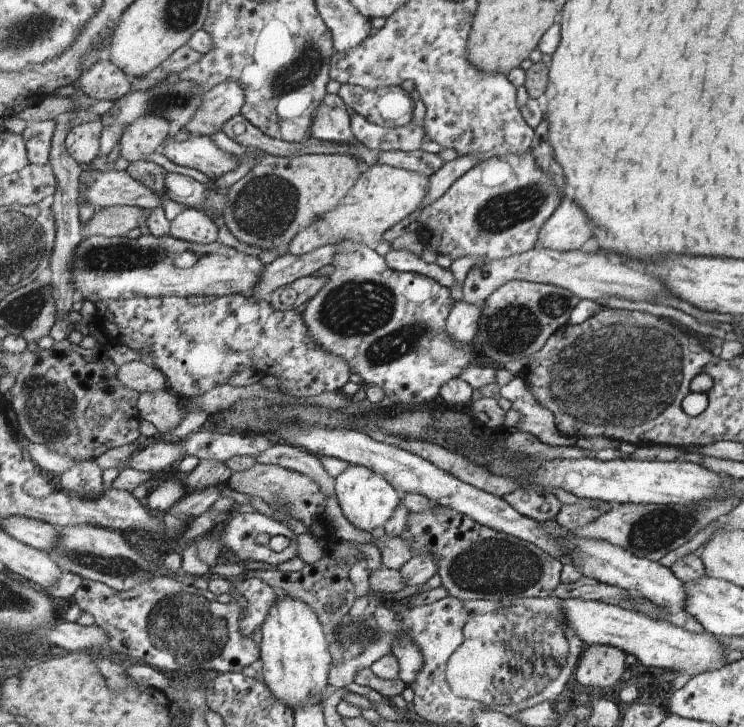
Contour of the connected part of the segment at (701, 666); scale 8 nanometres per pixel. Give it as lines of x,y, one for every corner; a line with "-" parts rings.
569,598
563,600
563,608
569,627
577,632
587,646
594,644
615,646
627,654
635,655
647,667
665,668
693,677
719,670
725,665
728,651
719,646
719,640
712,634
693,634
667,621
653,620
644,613
633,612
605,601

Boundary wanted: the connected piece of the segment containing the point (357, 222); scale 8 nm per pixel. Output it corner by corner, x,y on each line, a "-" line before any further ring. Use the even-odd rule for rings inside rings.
374,164
362,173
360,180
349,190
349,194
337,208
323,214
319,220
293,238
290,254
301,256
315,252
325,245
343,241
375,247
389,228
393,228
421,208
428,192
428,176
387,164

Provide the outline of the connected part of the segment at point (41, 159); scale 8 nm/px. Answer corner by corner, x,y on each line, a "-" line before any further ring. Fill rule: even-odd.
56,120
32,121
24,129
21,135
25,139
31,163
45,166
49,162
56,126

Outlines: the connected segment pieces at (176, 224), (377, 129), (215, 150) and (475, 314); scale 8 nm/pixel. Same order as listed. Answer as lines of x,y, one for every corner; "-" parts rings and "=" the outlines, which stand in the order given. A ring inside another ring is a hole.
187,207
170,225
170,236
193,243
211,244
219,240
219,228
205,211
=
356,113
352,116
352,129
355,138
377,151
423,151
423,145
429,140
425,122
421,120
403,127
384,127
=
174,135
170,137
171,140
169,140
169,144
161,148
161,153
175,164
201,171
211,182
214,182
224,174
227,174
227,172
231,172
239,166
237,156
221,150
209,136
193,136
191,140
185,140
185,142
179,142
=
461,300
453,307
449,315
448,334
459,342
472,342
479,332
479,320
483,318
483,304
469,304

